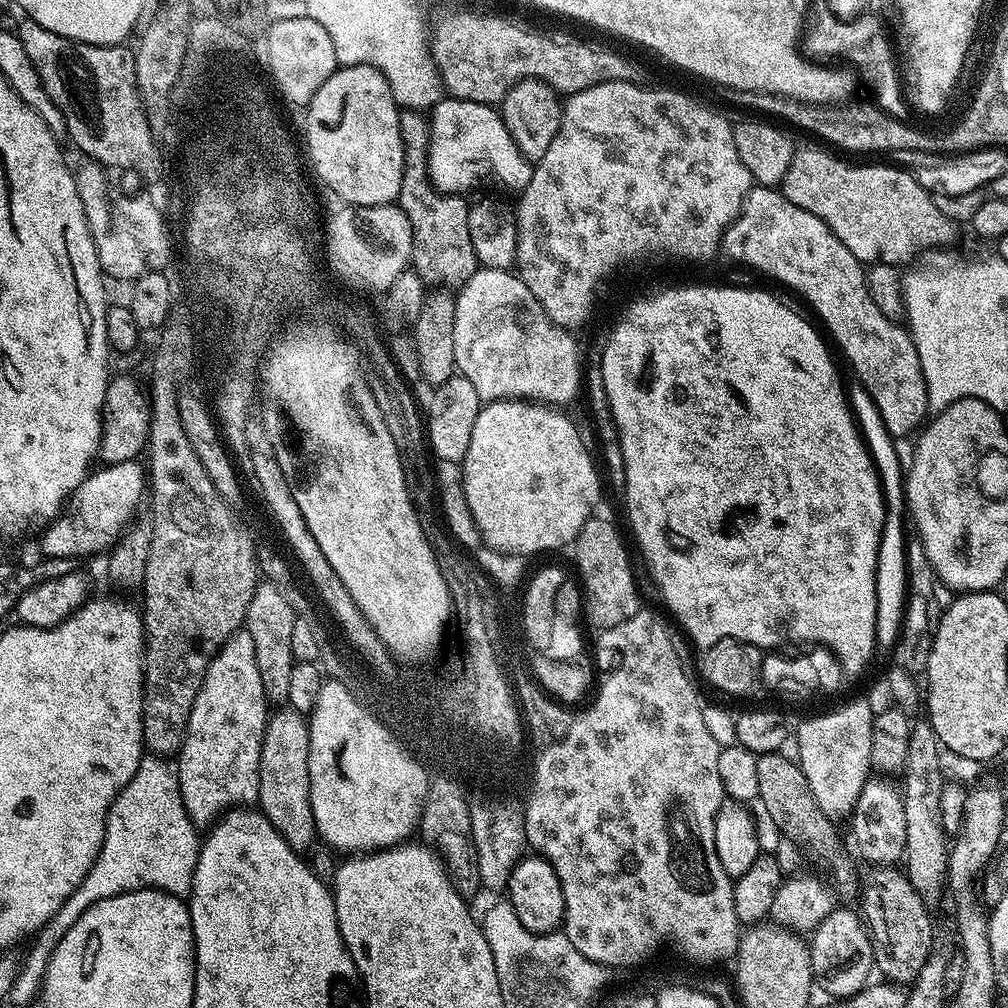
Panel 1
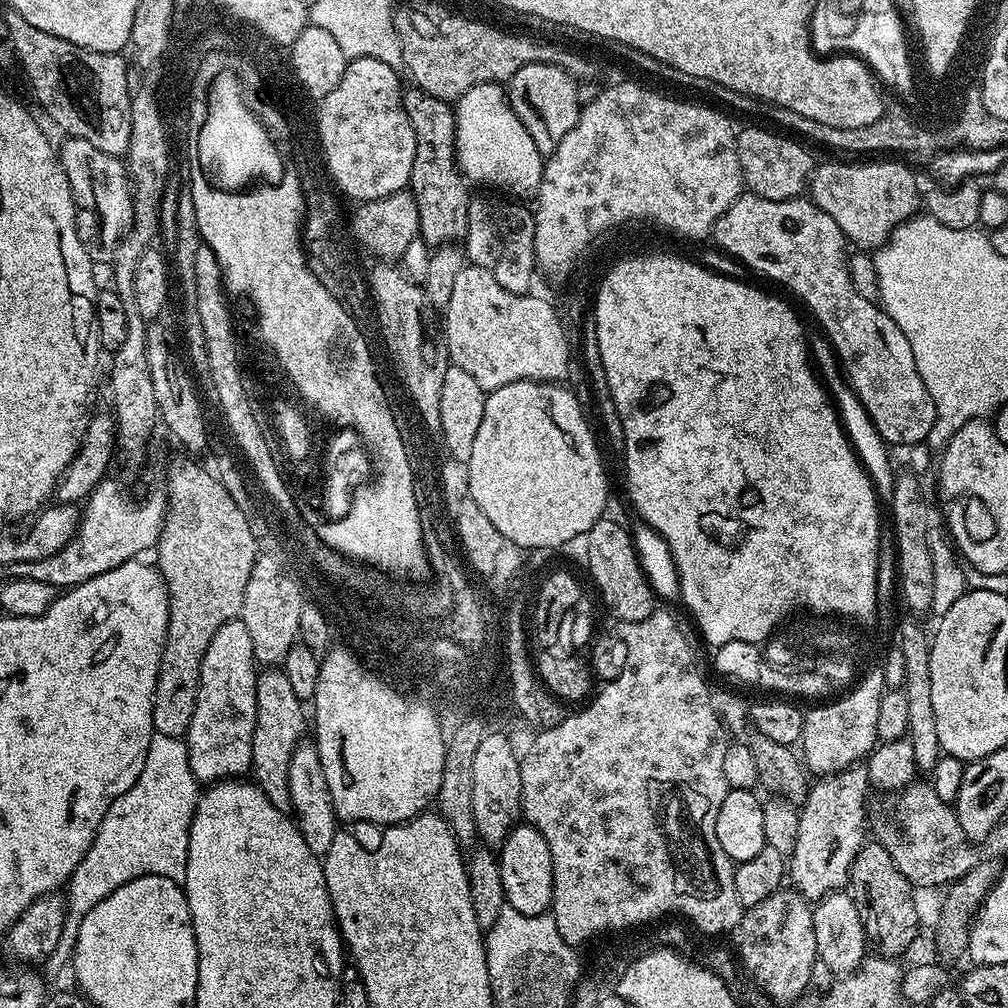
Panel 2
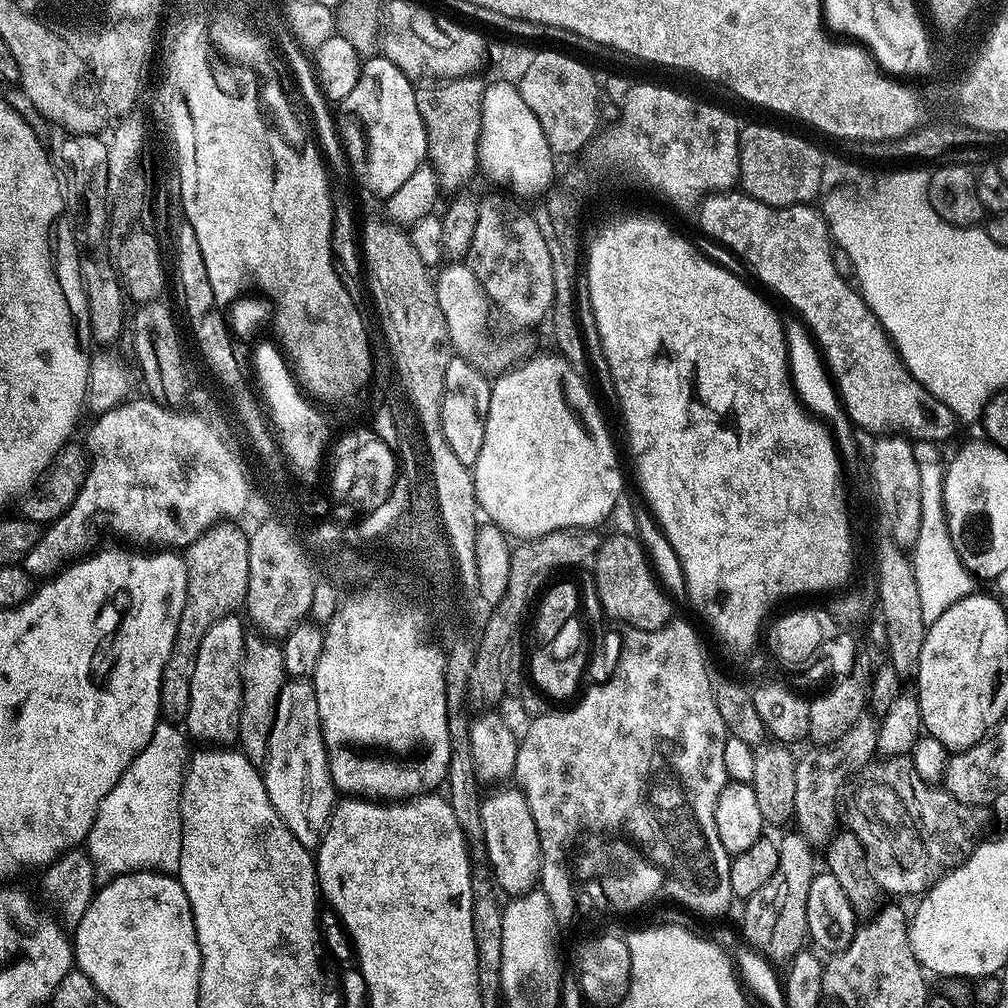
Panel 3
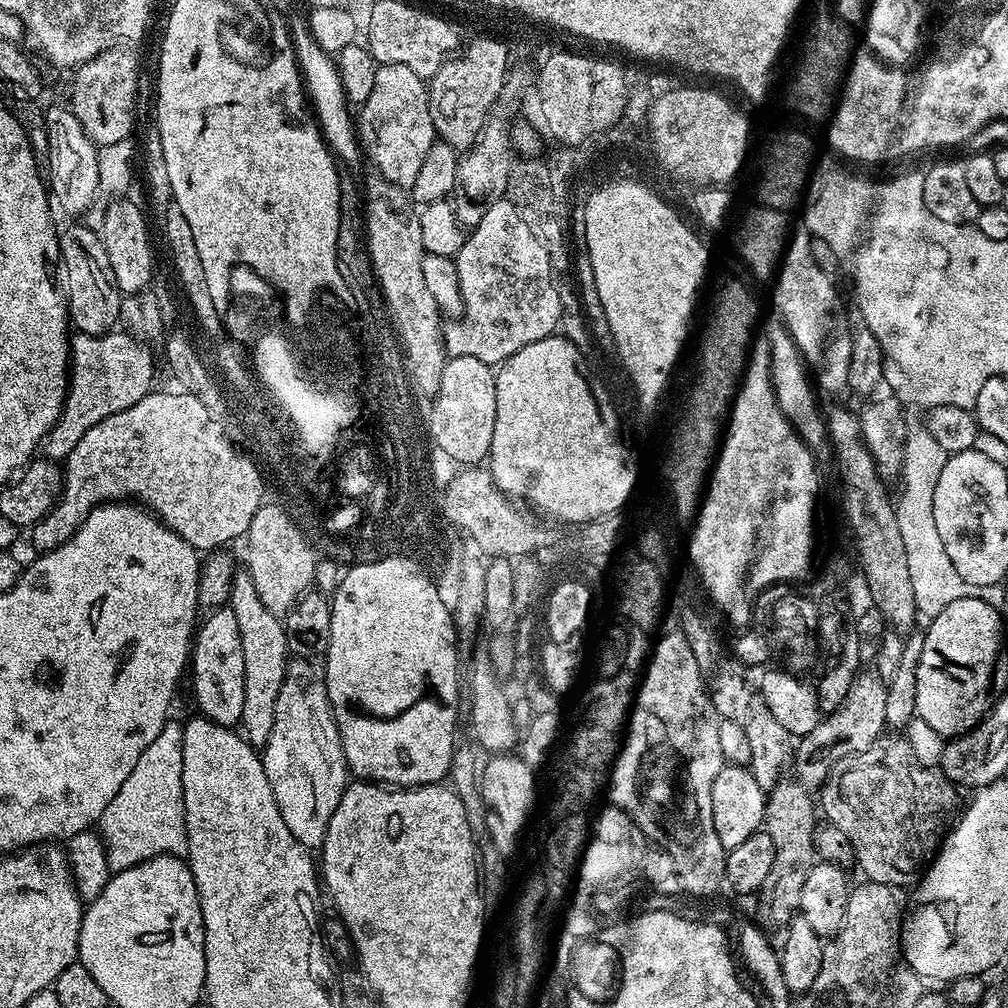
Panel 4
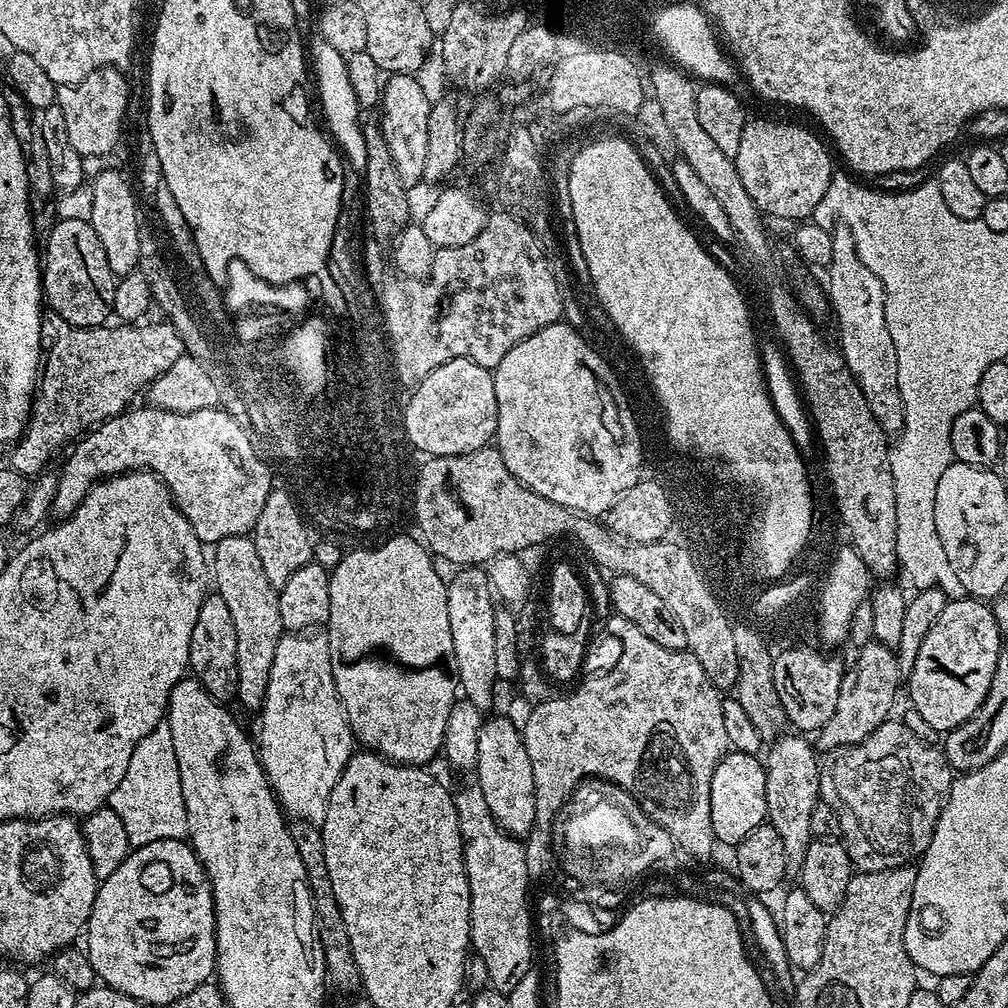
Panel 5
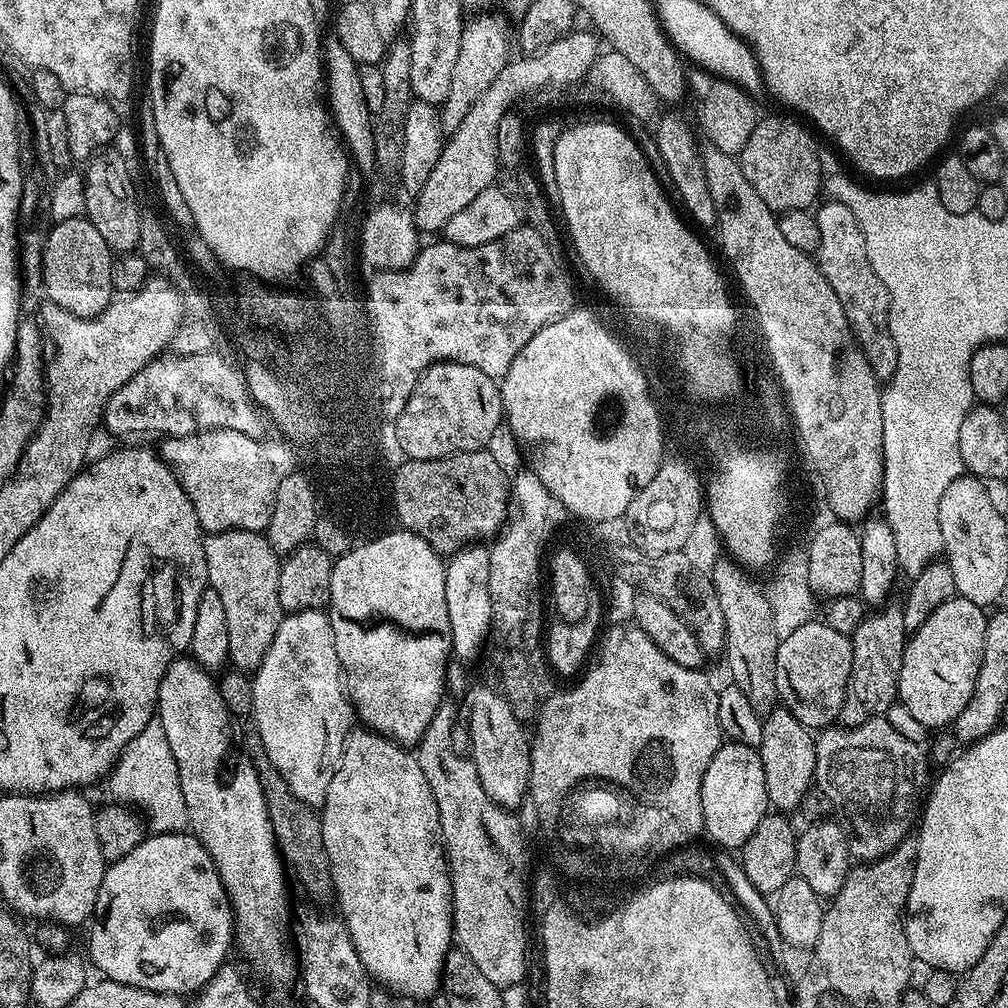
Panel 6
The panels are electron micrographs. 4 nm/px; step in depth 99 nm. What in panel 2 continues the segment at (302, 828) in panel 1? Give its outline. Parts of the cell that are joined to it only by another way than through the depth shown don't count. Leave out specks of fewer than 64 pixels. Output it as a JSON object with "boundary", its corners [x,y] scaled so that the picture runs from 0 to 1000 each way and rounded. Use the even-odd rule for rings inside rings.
{"boundary":[[[270,661],[259,666],[254,673],[254,719],[252,720],[252,736],[250,737],[249,769],[252,777],[276,800],[276,804],[286,806],[288,792],[288,752],[294,739],[299,737],[304,718],[304,702],[292,688],[284,669],[277,662]]]}

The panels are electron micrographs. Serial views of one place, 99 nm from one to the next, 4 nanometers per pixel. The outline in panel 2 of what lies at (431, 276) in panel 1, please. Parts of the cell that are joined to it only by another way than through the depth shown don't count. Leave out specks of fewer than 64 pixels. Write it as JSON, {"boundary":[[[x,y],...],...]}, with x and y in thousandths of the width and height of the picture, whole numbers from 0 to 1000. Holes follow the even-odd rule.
{"boundary":[[[409,85],[400,92],[401,108],[403,109],[403,117],[407,117],[407,129],[411,129],[411,165],[407,169],[407,177],[405,182],[407,189],[413,195],[413,203],[415,204],[415,220],[417,221],[416,237],[420,238],[426,244],[436,244],[438,242],[450,242],[459,239],[464,233],[464,199],[466,197],[465,180],[461,179],[460,172],[456,169],[456,164],[452,161],[452,112],[449,104],[445,100],[438,97],[431,97],[431,93],[423,93],[423,89]]]}

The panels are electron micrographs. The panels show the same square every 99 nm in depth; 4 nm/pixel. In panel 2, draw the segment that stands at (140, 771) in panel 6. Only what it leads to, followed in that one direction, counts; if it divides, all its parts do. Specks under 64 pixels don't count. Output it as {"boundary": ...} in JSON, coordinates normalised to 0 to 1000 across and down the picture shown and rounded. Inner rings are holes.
{"boundary":[[[152,729],[149,744],[145,748],[145,760],[141,760],[141,768],[137,776],[133,776],[133,780],[129,780],[129,784],[125,784],[125,788],[116,792],[109,800],[109,804],[105,804],[89,843],[85,843],[81,855],[66,875],[66,909],[62,919],[61,931],[42,956],[42,968],[49,977],[58,975],[60,967],[65,964],[71,951],[71,944],[75,941],[75,932],[81,911],[86,905],[93,903],[93,899],[97,899],[101,891],[113,887],[117,879],[125,879],[125,875],[133,875],[133,871],[160,869],[176,875],[181,875],[185,871],[187,828],[190,818],[190,810],[194,806],[195,793],[196,775],[190,771],[186,737],[177,730]]]}

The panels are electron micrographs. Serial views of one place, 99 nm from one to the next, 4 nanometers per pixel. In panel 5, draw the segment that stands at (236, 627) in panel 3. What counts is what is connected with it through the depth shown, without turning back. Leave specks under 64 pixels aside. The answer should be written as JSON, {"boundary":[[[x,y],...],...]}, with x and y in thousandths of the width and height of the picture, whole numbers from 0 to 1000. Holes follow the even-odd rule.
{"boundary":[[[216,589],[203,590],[200,605],[196,605],[196,617],[192,629],[188,629],[187,662],[189,670],[208,689],[219,696],[229,695],[236,681],[236,633],[232,629],[232,617],[228,617],[228,604]]]}

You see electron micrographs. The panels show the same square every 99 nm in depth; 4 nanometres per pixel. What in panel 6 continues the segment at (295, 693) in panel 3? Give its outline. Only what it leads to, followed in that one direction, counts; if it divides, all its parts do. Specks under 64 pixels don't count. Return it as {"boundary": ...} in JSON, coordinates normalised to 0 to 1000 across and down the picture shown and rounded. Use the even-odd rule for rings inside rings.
{"boundary":[[[305,603],[302,607],[288,607],[283,610],[281,617],[276,621],[276,629],[272,629],[272,637],[268,637],[268,645],[264,645],[264,653],[260,653],[257,663],[253,664],[249,672],[250,677],[250,706],[254,710],[254,726],[262,737],[262,746],[265,757],[278,765],[279,772],[288,780],[288,784],[299,794],[311,800],[320,799],[323,792],[323,784],[331,772],[333,762],[337,758],[337,749],[341,746],[341,739],[347,729],[349,714],[351,715],[351,703],[345,688],[345,677],[341,669],[341,662],[335,653],[335,645],[331,641],[331,625],[329,617],[325,614],[325,608],[321,605]]]}

